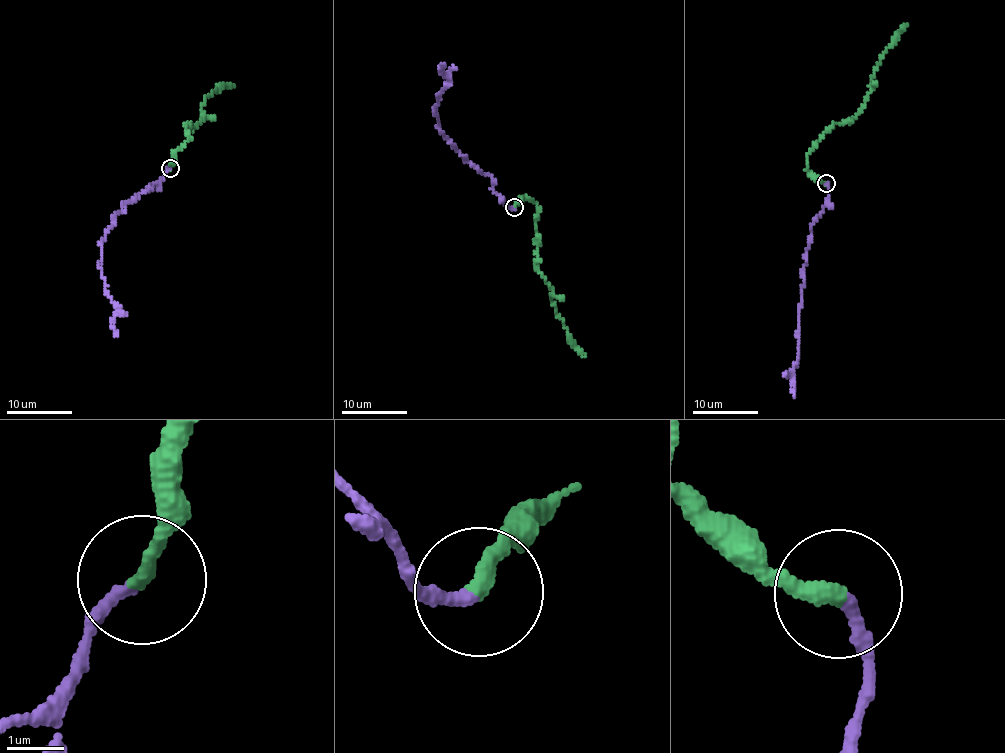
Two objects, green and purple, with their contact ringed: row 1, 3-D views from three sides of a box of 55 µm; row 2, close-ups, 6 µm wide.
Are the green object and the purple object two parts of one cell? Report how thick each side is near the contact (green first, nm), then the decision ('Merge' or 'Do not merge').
Thickness 280 nm (green) against 200 nm. Merge

